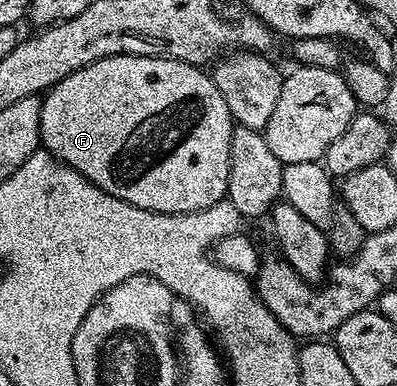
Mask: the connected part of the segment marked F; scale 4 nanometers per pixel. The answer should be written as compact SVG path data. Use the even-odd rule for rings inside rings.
M116 55L100 59L71 73L65 79L60 79L41 99L41 147L44 150L50 151L58 161L87 177L87 181L91 181L99 189L111 193L111 197L119 197L139 209L164 215L186 215L192 211L202 211L226 198L229 150L234 126L231 113L227 109L227 101L223 101L219 89L202 68L192 67L178 59L163 59L159 55Z

